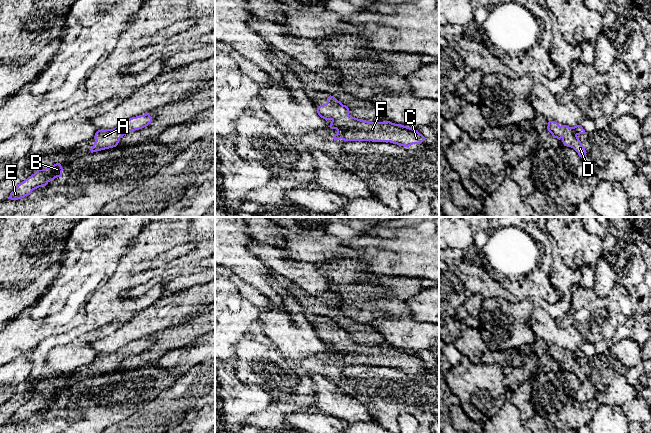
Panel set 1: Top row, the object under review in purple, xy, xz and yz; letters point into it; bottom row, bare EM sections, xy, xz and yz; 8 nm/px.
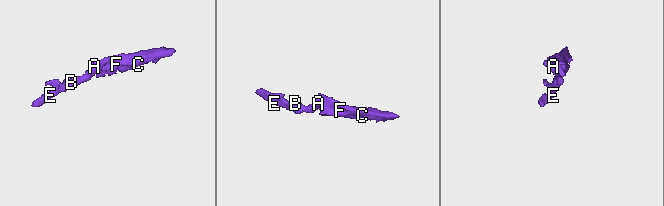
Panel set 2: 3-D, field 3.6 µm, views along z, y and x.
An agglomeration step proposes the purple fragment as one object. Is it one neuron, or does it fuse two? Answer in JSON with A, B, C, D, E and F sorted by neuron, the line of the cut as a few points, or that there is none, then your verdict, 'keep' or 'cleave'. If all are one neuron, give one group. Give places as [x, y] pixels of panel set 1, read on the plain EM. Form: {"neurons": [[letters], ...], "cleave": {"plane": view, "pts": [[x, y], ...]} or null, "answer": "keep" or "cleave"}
{"neurons": [["A", "B", "C", "D", "E", "F"]], "cleave": null, "answer": "keep"}

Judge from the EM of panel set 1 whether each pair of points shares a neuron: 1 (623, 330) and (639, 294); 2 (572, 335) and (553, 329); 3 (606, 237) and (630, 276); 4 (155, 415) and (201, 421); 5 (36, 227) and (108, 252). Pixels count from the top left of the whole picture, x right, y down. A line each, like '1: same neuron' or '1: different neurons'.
1: same neuron
2: same neuron
3: same neuron
4: different neurons
5: different neurons

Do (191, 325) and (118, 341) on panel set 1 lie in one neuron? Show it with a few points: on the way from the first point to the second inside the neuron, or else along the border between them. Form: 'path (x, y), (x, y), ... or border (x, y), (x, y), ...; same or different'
border (174, 325), (162, 328), (149, 337); different

